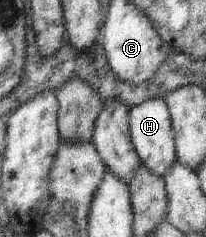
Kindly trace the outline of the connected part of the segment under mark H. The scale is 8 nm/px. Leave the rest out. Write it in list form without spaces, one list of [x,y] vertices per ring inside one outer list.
[[[149,97],[143,99],[143,103],[135,103],[133,107],[129,107],[127,125],[133,151],[140,163],[157,177],[163,178],[167,169],[171,169],[171,165],[176,161],[172,126],[164,100],[161,97]]]

